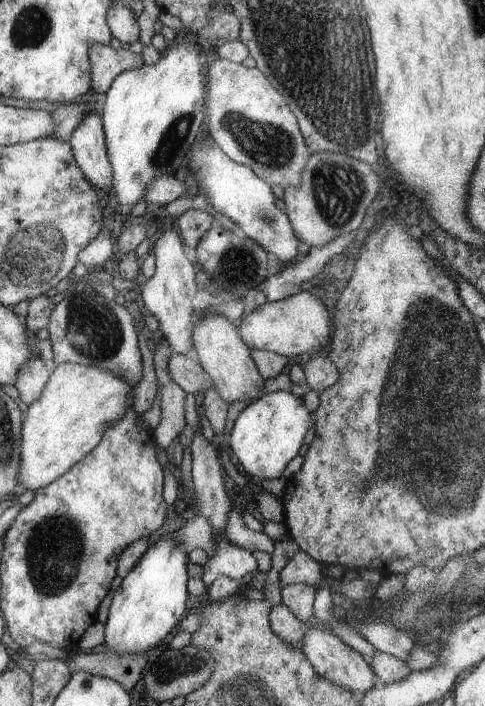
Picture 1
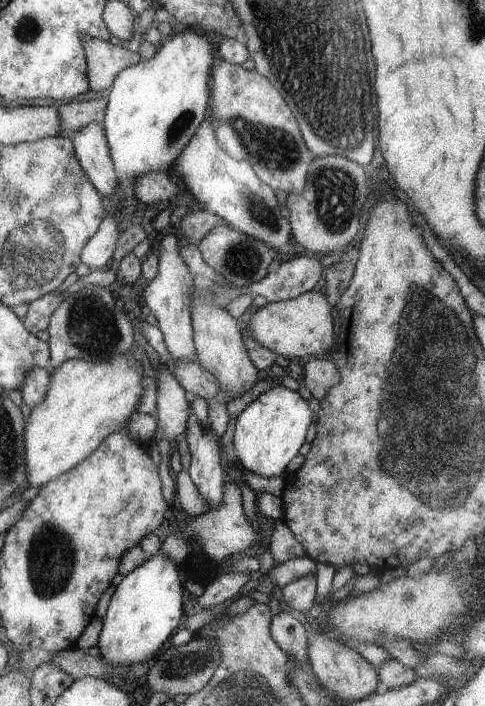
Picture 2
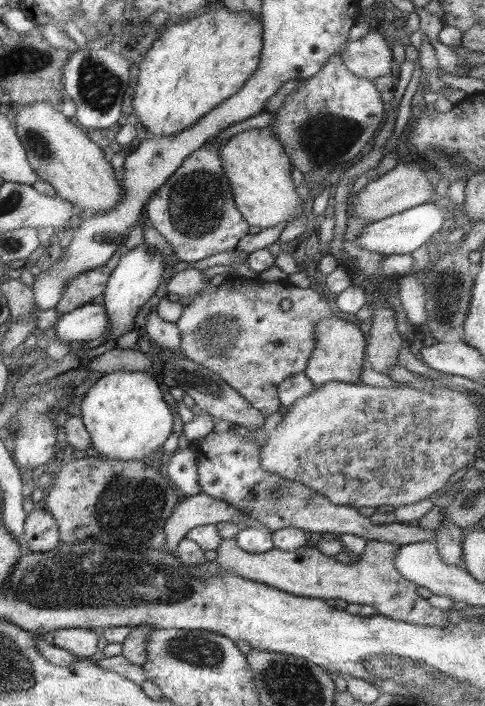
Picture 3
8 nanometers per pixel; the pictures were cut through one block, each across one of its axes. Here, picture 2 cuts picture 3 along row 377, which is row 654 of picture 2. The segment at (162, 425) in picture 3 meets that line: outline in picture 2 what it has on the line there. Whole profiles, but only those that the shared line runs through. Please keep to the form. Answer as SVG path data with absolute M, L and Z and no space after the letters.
M154 554L123 578L116 587L106 616L102 618L102 630L97 647L100 656L114 666L135 666L149 660L160 650L184 615L184 584L180 570L184 564L176 564L166 554Z

